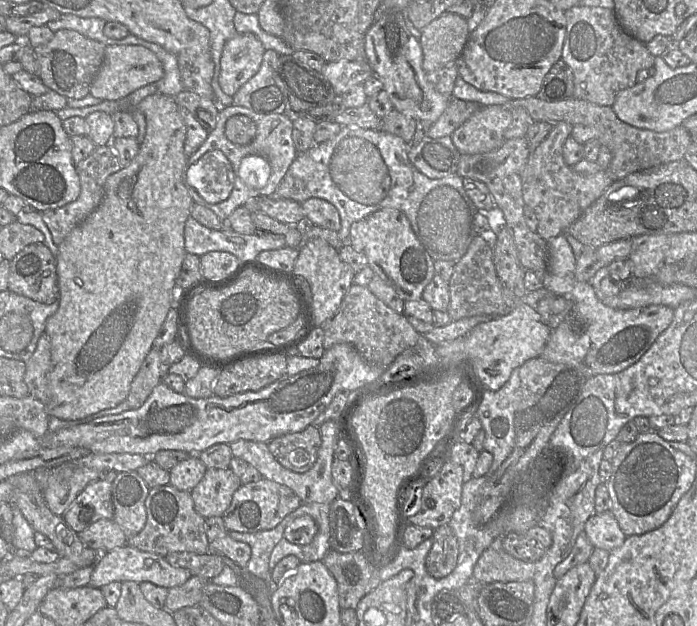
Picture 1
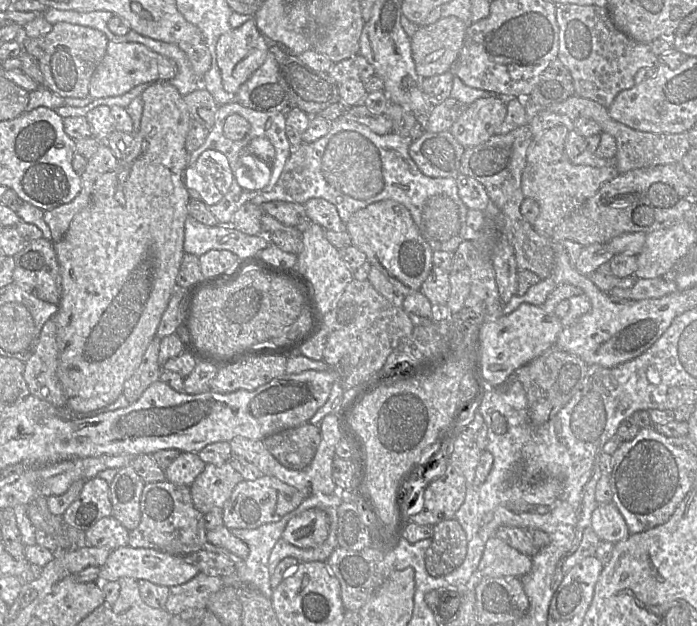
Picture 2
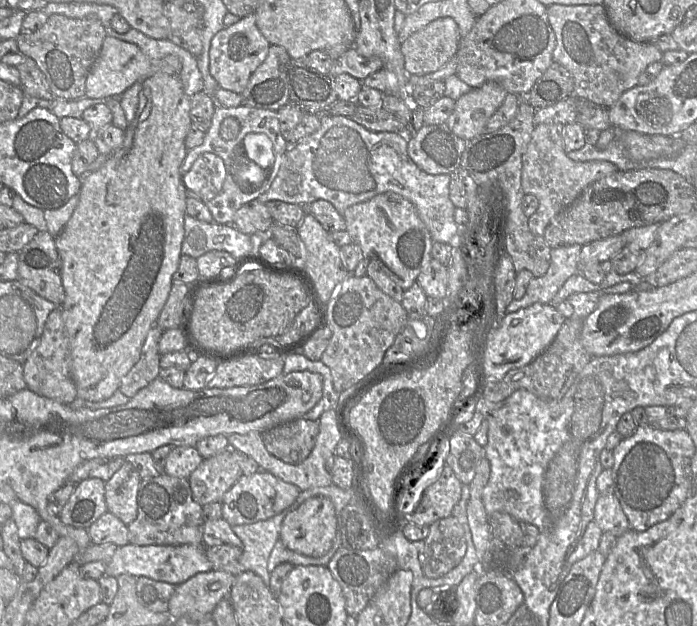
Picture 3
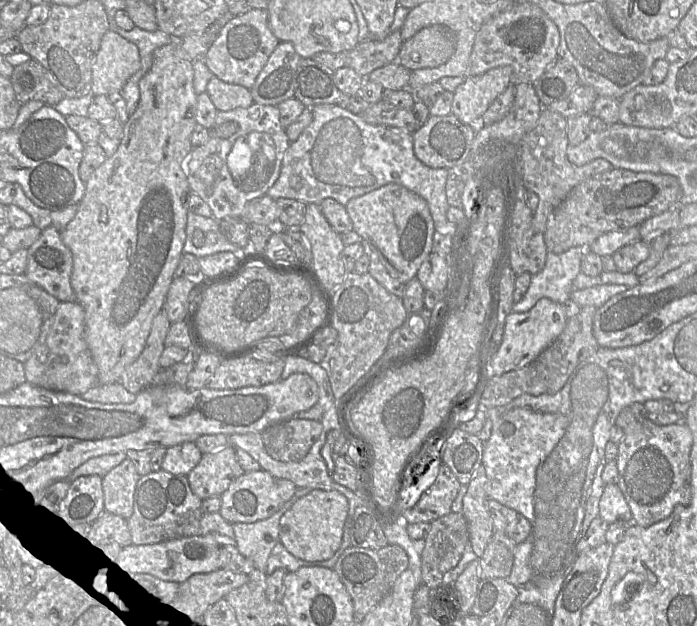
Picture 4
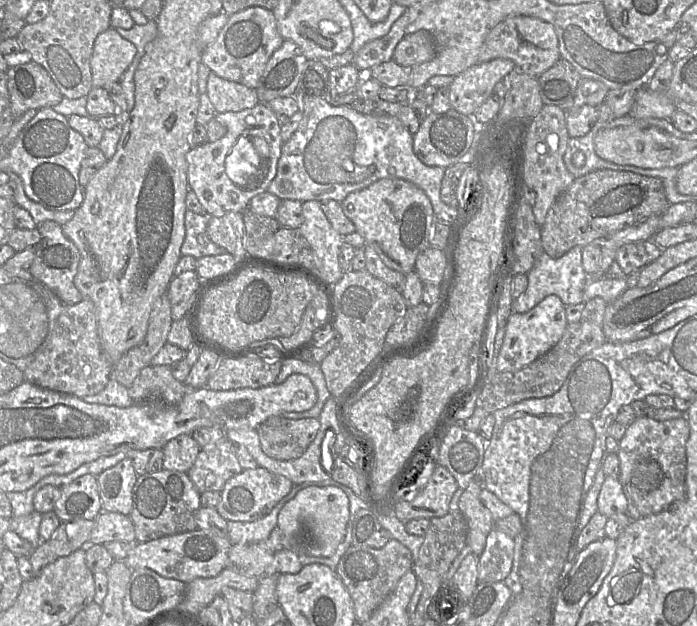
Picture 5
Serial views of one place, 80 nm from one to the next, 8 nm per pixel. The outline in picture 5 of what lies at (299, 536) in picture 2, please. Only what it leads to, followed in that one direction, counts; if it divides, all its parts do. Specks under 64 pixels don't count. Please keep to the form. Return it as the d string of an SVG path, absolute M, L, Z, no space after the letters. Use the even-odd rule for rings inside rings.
M308 486L288 501L278 514L277 526L283 532L283 548L298 550L309 556L330 557L345 537L350 518L350 503L343 490L335 486ZM303 524L310 528L311 540L302 542L298 533Z

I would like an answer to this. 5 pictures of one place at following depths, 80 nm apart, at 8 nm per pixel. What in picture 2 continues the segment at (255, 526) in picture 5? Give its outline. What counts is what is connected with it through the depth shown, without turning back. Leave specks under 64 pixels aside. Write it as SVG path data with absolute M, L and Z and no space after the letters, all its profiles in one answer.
M296 509L278 522L263 524L255 529L230 530L249 548L248 557L234 563L240 586L255 588L271 599L273 589L270 583L269 557L276 542L282 538L287 523L294 517L296 517Z

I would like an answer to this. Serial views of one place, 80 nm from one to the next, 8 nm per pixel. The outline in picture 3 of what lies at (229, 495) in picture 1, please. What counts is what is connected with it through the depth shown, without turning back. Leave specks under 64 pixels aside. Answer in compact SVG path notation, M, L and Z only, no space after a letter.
M232 449L203 459L188 478L194 501L201 506L221 502L225 493L242 475L240 466L233 458Z

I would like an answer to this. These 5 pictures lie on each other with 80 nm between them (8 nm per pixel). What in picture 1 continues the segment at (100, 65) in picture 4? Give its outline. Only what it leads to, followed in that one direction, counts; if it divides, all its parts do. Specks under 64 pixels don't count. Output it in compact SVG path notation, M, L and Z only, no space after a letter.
M107 45L89 94L101 100L119 100L143 86L159 81L163 76L162 63L150 49L139 45Z

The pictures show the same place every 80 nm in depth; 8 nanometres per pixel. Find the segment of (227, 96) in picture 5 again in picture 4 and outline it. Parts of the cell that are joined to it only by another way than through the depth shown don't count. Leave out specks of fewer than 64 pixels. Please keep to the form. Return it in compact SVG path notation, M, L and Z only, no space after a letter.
M215 75L209 80L206 92L218 111L247 108L254 103L250 89L224 82Z

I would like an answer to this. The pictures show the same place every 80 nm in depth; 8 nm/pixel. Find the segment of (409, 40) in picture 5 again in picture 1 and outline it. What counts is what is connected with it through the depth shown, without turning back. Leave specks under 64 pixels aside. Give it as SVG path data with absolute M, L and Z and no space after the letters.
M444 12L420 32L422 66L426 73L454 64L470 33L467 20L449 12Z

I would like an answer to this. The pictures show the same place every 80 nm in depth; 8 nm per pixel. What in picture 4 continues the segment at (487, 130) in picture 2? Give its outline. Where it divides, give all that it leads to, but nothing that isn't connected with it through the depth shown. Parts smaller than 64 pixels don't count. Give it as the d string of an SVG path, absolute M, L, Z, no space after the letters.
M501 66L478 76L465 77L464 82L453 92L452 114L464 124L478 124L491 103L511 84L512 73L511 66Z

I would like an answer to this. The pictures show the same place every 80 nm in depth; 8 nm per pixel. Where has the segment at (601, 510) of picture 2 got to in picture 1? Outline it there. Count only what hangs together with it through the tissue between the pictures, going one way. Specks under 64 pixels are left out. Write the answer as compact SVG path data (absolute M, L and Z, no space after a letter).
M611 511L592 515L586 522L584 531L594 548L609 552L620 547L626 539Z

